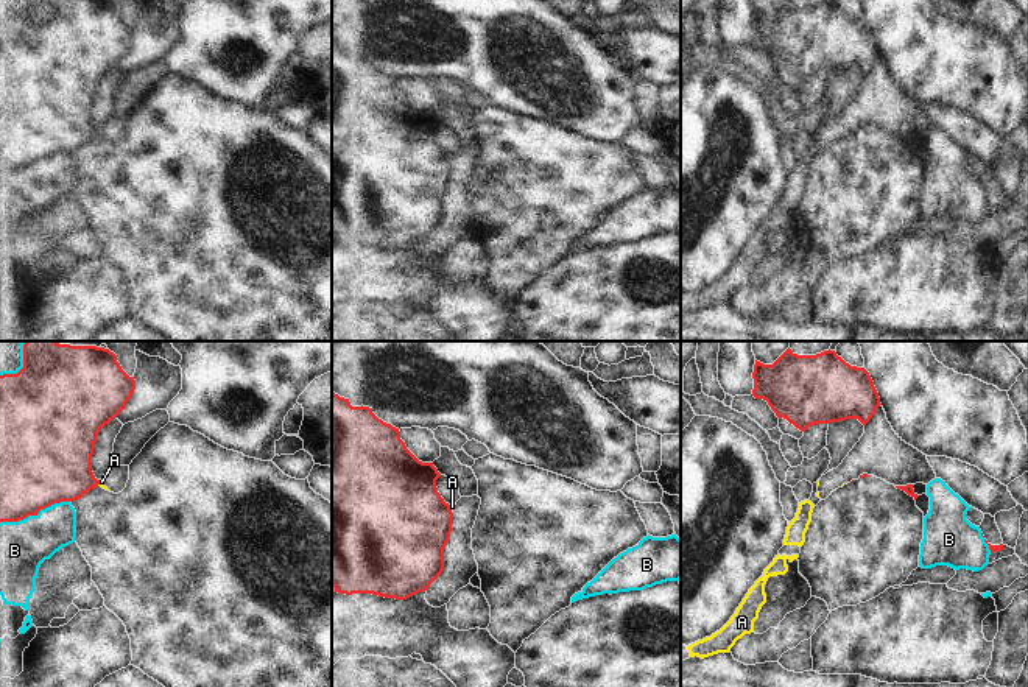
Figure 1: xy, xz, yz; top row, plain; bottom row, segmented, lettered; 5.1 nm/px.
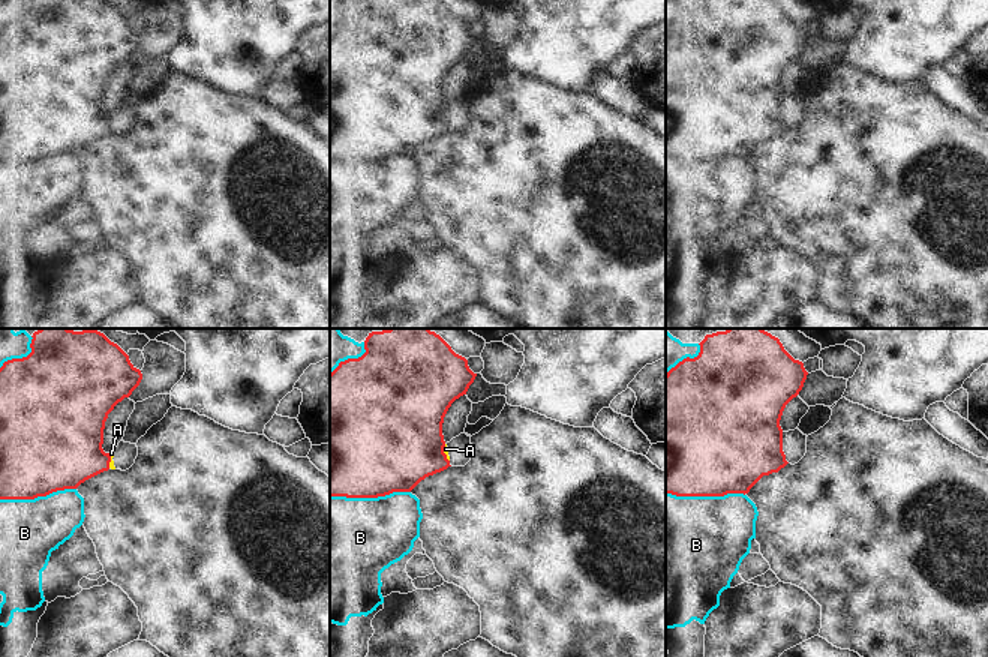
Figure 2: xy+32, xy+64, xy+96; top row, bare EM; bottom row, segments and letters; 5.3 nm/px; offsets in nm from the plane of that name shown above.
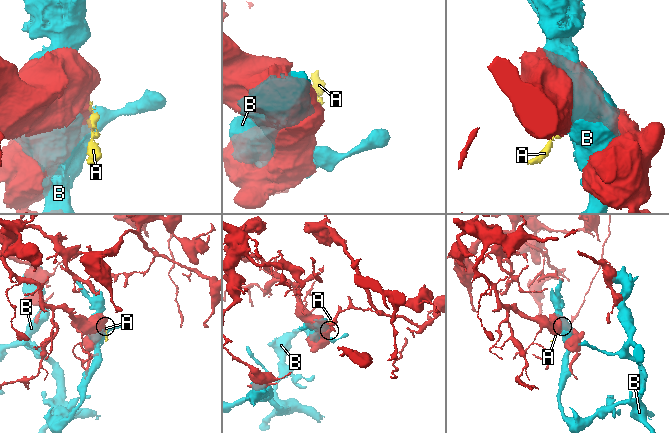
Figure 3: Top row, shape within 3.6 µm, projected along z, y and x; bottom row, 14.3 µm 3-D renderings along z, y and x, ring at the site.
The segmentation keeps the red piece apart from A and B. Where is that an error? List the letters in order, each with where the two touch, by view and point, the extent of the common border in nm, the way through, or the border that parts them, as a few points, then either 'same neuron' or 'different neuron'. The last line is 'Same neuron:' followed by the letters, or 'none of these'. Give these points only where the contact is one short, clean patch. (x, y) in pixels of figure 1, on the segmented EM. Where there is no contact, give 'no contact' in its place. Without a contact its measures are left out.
A: xz (450, 510) | 50 nm | along xz (449, 505), (452, 513) | different neuron
B: xy (35, 514) | 380 nm | different neuron
Same neuron: none of these

